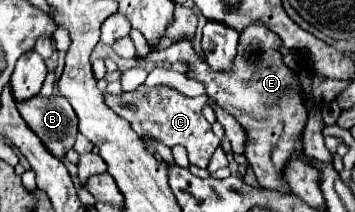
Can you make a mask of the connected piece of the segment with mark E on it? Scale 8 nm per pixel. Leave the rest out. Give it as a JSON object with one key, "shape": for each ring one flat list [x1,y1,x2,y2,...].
{"shape":[[251,23,249,27,245,27,245,31,241,31,237,55,229,71,213,71,207,59,199,57,189,41,173,43,169,49,151,51,149,55,135,59,153,65,159,65,163,61,185,63,187,75,201,81,207,89,207,95,241,123,247,137,243,155,255,171,259,185,289,193,289,187,279,179,279,173,301,141,301,133,307,123,307,107,301,81,297,73,283,63,279,47,281,39,277,39,273,31,269,31,263,23]]}

